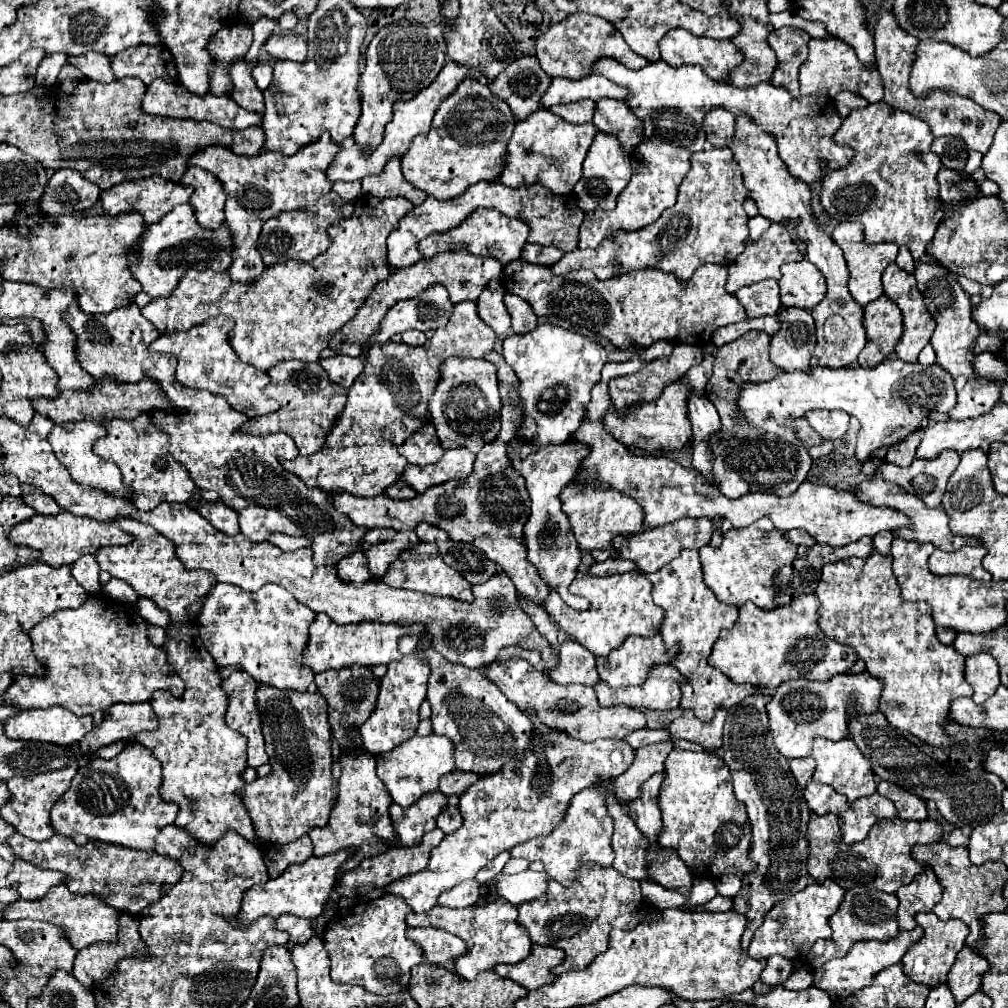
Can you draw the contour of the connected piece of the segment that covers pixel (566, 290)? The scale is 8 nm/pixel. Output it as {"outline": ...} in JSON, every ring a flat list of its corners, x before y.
{"outline":[[517,259,503,267,501,281,507,293,513,293,525,299,533,307,537,317,553,315,567,321,575,331,589,329,597,335,603,335,607,341,615,345,615,349,621,349,621,351,629,351,635,345,649,347,651,343,661,341,661,339,671,341,671,343,689,343,689,345,705,347,711,343,711,335,717,327,745,319,745,309,741,309,739,301,733,295,725,293,727,267,723,265,703,265,687,283,681,283,671,273,661,273,657,269,631,271,631,273,623,273,607,281,599,281,595,273,591,271,579,269,579,271,569,271,567,275,553,275,549,265,535,265,535,263]]}

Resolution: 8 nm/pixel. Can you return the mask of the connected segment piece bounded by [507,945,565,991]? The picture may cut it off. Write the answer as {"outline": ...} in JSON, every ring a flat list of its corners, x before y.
{"outline":[[533,945,531,951,533,953,527,959,523,959,521,963,507,967,509,969,507,977,517,981,519,985,525,985,525,989,529,989,529,991,553,981,551,969,565,959,565,953,561,953,561,949,553,949,553,947]]}

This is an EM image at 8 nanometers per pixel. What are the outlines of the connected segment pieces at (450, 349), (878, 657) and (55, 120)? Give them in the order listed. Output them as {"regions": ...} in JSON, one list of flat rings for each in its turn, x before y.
{"regions":[[[463,301,455,305,449,323,437,329,423,347,393,341,371,345,365,353,365,369,351,385,345,409,333,421,333,429,327,431,325,445,307,457,295,457,291,461,279,459,281,465,309,489,317,487,327,493,345,489,361,497,381,495,399,479,401,469,407,465,405,457,397,453,397,447,403,445,409,433,415,433,429,421,427,401,439,381,441,361,453,355,483,357,493,349,493,341,495,333,477,317,475,301]],[[873,551,865,559,849,557,823,565,815,595,821,601,819,629,827,637,855,649,857,657,865,661,869,675,883,683,879,711,891,727,909,731,935,747,953,743,977,747,991,733,983,729,949,729,947,713,951,701,973,695,973,687,965,681,965,657,953,645,943,645,937,639,929,605,901,599,889,555,883,557]],[[137,77,117,79,113,83,97,83,93,79,83,79,75,85,75,95,67,97,67,107,51,97,37,97,35,93,17,93,17,95,1,95,1,141,19,147,23,153,33,157,45,169,75,169,87,181,99,185,99,189,111,189,123,181,145,179,153,175,161,175,169,181,179,181,187,169,187,159,199,147,207,145,225,145,229,151,237,155,257,155,261,153,261,127,247,127,243,131,223,129,215,123,207,121,177,121,171,117,149,115,141,107,141,99,145,95,143,81]]]}

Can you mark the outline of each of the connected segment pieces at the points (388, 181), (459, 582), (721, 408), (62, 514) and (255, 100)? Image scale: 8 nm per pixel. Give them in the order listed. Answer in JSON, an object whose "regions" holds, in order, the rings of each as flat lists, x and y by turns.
{"regions":[[[389,161,385,167,385,173,365,177,363,179,363,193,373,195,377,199,387,199,387,197,405,197,413,205,421,205,421,201,427,199,427,193,421,189,413,189,409,181,405,181,401,173,399,161]],[[417,543,413,545,411,549,403,551,395,561,393,565,389,565,385,577,383,577,383,583,389,585,389,587,397,587,397,589,411,589,411,591,419,591,419,593,429,593,429,595,443,595,443,597,455,597,459,601,467,601,471,603,473,601,473,595,471,595,471,583,461,575,457,573,453,567,449,567,437,545,433,543]],[[749,331,733,343,715,349,713,375,707,381,705,395,717,407,723,429,735,429,741,421,741,417,737,417,737,409,733,409,733,393,737,393,737,385,741,385,741,381,769,381,781,373,781,369,769,361,769,339,771,337,765,331]],[[59,511,55,517,33,515,31,519,13,525,9,541,13,545,25,545,33,551,39,551,39,561,51,567,63,567,75,563,85,553,95,553,105,545,125,545,133,541,133,537,113,525,113,521,93,521,87,517,73,517,69,511]],[[245,59,237,61,233,65,233,93,231,97,241,103,249,111,263,111,263,93,257,89,253,77,251,77,251,65,245,63]]]}

